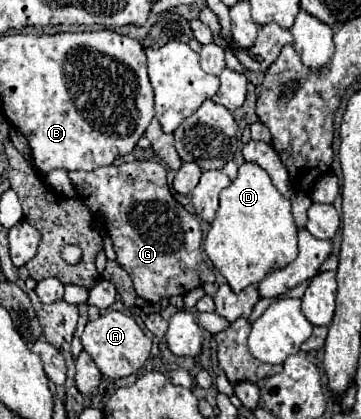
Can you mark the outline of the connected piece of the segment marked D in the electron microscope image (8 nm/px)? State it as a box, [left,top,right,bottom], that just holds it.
[204,161,296,293]

